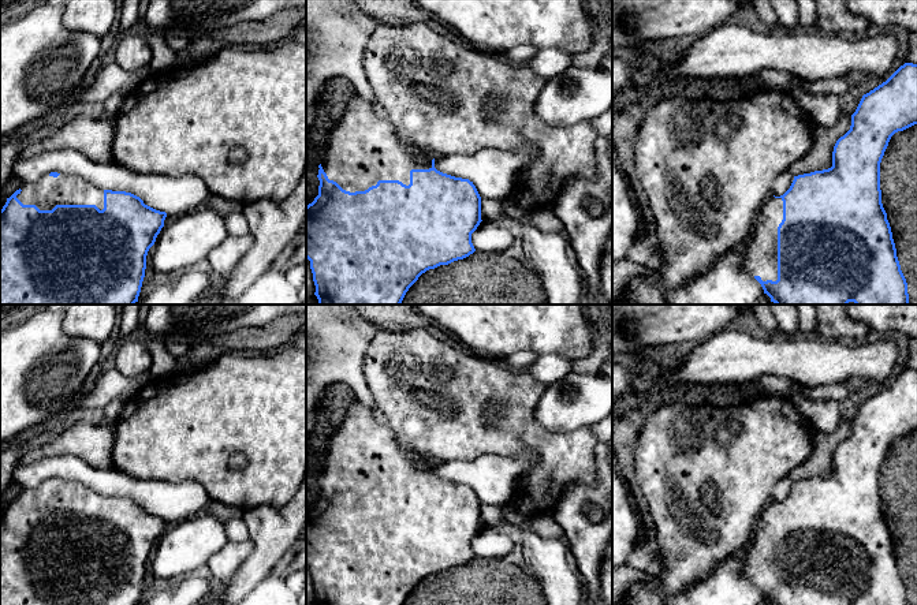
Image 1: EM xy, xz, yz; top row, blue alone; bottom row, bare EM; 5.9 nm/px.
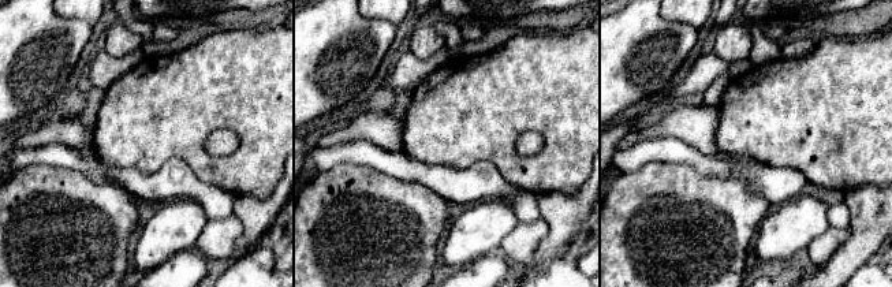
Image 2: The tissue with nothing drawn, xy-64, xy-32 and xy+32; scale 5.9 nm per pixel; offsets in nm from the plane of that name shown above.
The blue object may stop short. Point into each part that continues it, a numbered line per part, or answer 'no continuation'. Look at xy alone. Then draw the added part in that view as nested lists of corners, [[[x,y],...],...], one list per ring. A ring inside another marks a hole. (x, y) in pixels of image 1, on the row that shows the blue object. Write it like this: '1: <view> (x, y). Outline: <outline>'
1: xy (48, 191). Outline: [[[48,173],[40,180],[23,183],[20,190],[16,198],[40,210],[52,210],[56,205],[96,205],[104,209],[104,190],[74,175],[53,178]]]

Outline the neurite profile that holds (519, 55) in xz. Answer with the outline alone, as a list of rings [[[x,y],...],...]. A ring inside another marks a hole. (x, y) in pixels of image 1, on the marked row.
[[[521,45],[497,53],[503,60],[511,64],[523,66],[537,49],[530,45]]]

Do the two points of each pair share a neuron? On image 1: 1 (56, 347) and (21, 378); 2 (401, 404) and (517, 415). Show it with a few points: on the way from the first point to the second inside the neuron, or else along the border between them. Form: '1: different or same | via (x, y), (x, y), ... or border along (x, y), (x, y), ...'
1: same | via (48, 355), (29, 372)
2: same | via (431, 411), (463, 434), (494, 434)

